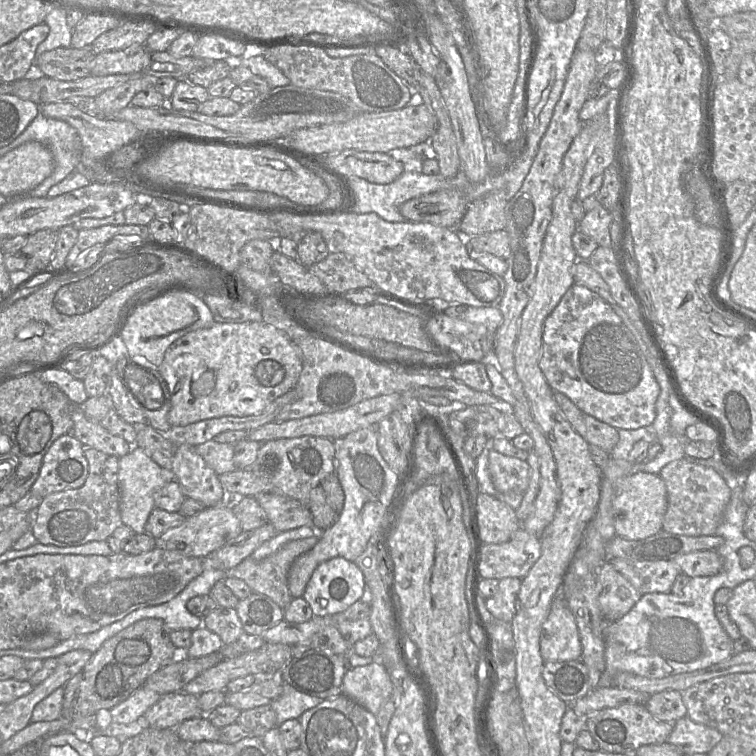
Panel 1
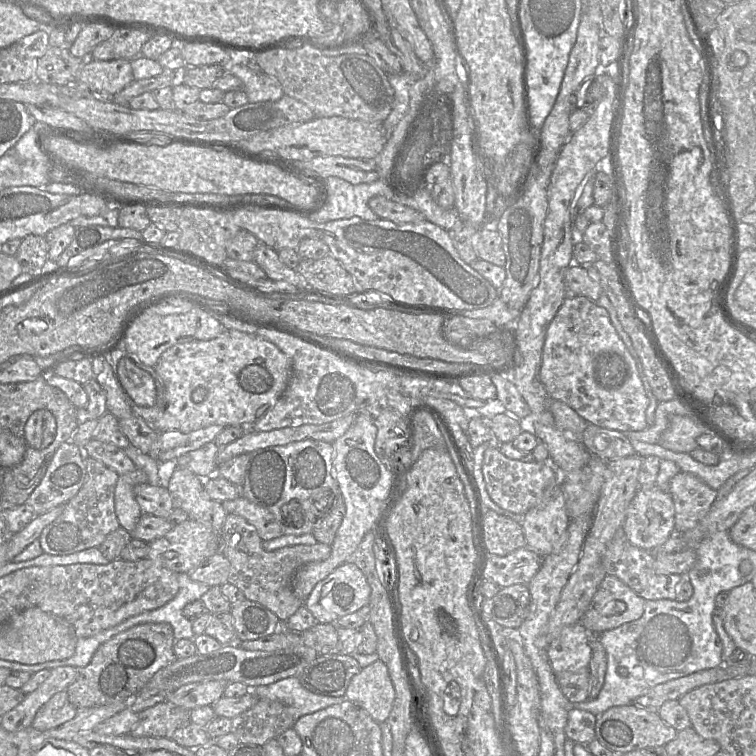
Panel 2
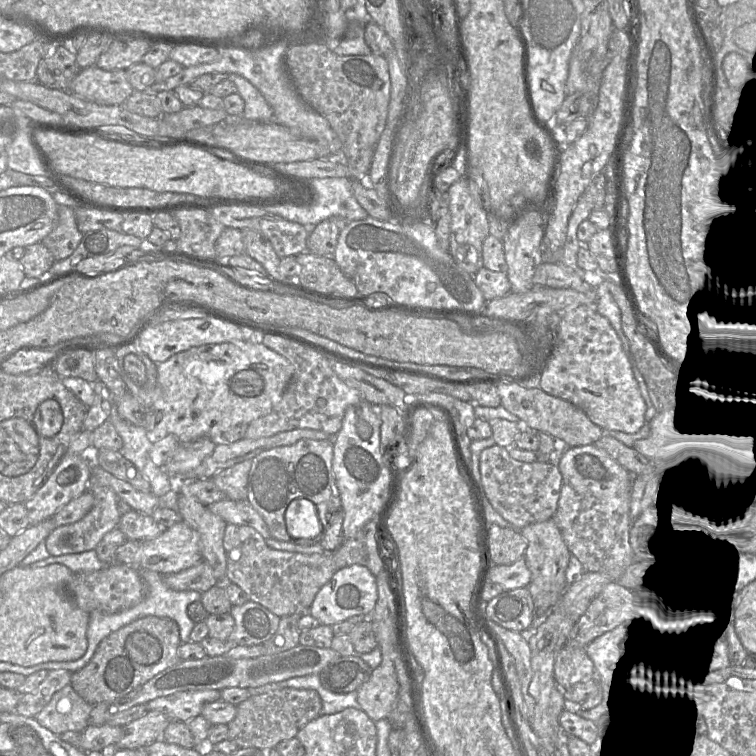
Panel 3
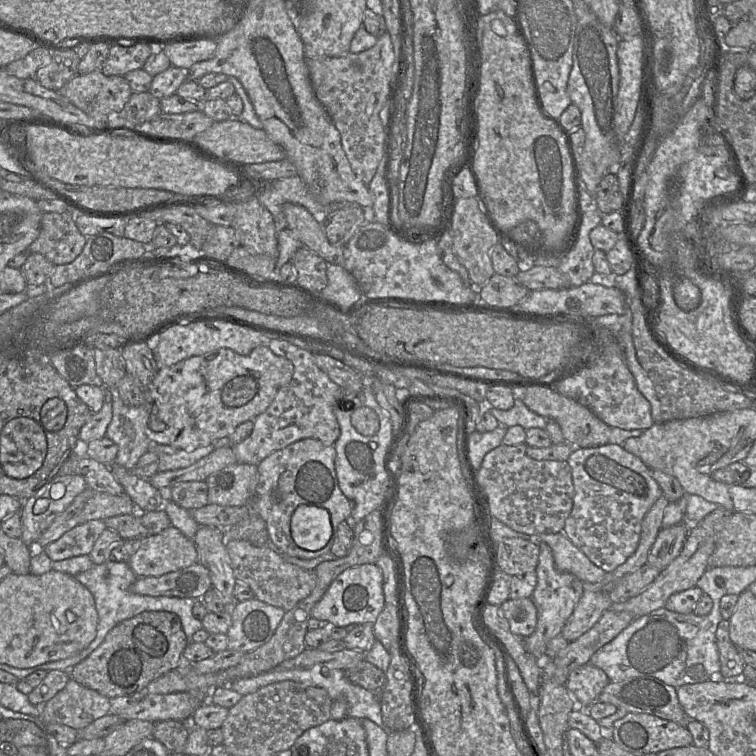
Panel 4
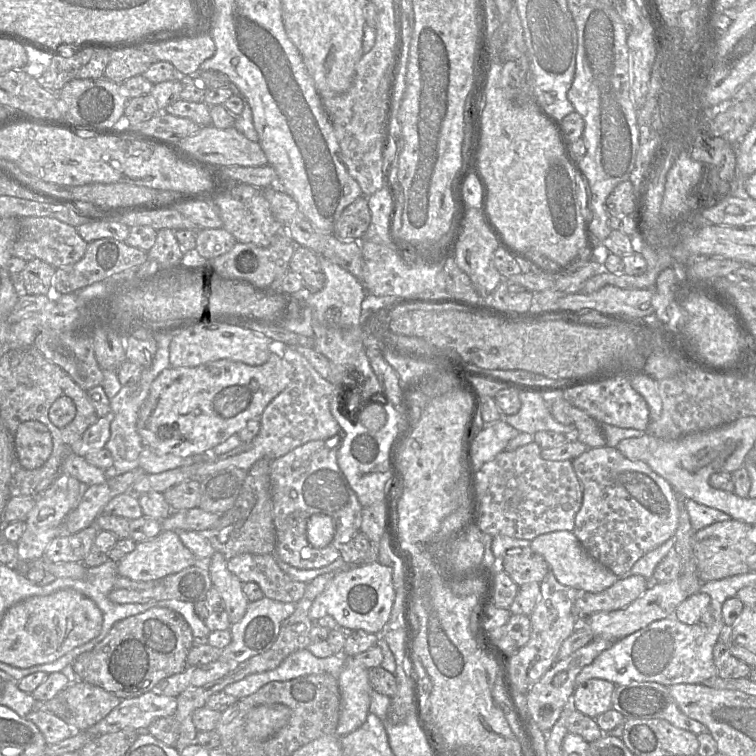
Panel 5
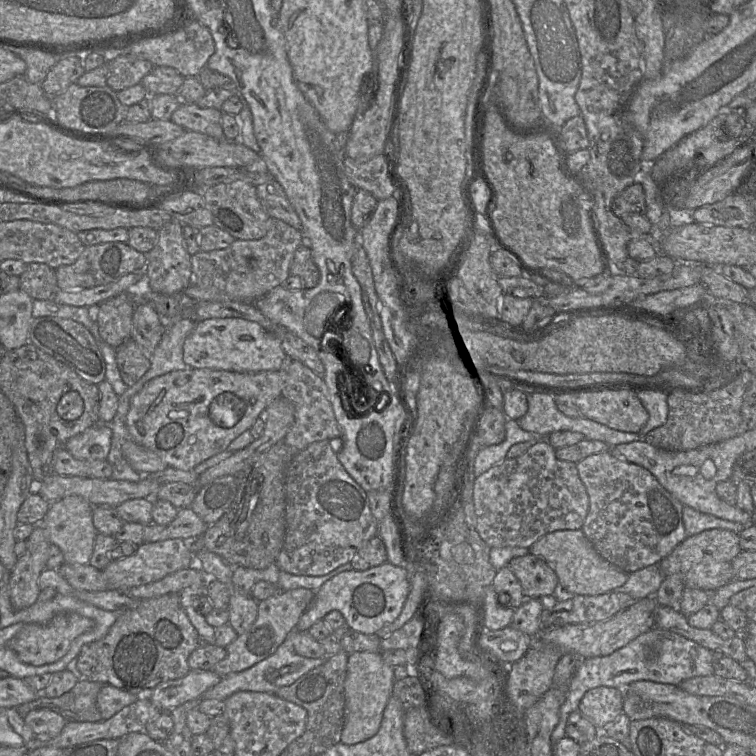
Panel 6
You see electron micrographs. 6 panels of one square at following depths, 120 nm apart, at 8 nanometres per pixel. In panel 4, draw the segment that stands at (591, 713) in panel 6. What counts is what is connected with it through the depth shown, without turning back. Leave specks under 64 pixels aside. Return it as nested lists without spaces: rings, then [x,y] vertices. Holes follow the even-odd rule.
[[[590,664],[575,668],[568,676],[566,687],[579,705],[587,710],[597,702],[602,690],[610,683],[606,673]]]

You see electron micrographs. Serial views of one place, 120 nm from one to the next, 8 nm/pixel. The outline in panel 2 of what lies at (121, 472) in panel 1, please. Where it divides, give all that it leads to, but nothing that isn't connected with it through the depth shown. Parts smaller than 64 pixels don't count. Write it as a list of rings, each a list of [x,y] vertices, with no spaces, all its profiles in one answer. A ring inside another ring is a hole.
[[[136,469],[133,472],[120,475],[114,491],[115,512],[120,527],[132,532],[143,514],[134,495],[134,487],[147,483],[146,474]]]

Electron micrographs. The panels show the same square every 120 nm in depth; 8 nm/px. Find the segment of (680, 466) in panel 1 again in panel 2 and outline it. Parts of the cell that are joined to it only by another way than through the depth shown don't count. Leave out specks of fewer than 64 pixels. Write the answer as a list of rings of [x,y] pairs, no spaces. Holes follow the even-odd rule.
[[[680,471],[670,481],[669,493],[675,508],[675,532],[685,533],[695,528],[708,514],[717,491],[693,474]]]

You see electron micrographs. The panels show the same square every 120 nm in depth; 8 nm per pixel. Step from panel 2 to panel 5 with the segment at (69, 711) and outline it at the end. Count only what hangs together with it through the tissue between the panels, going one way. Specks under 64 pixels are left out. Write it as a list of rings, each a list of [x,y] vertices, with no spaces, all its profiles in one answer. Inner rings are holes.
[[[72,682],[64,689],[64,697],[71,711],[69,725],[75,731],[86,731],[104,719],[121,702],[121,698],[101,687]]]

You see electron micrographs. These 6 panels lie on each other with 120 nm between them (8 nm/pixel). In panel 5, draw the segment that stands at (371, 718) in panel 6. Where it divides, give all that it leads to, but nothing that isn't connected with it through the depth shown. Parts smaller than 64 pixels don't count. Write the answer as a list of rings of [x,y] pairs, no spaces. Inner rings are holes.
[[[352,657],[345,658],[344,669],[338,677],[339,691],[341,695],[341,709],[336,734],[346,736],[361,727],[367,719],[371,701],[371,693],[374,691],[370,682],[368,670],[354,663]]]

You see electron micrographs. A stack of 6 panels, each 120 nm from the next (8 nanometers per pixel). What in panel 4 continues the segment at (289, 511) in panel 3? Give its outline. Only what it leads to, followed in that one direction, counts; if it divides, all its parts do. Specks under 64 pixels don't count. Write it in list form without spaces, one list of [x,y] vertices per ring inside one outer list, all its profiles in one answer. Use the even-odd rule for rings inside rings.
[[[300,505],[295,509],[290,530],[298,545],[311,551],[326,547],[333,535],[329,512],[314,505]]]

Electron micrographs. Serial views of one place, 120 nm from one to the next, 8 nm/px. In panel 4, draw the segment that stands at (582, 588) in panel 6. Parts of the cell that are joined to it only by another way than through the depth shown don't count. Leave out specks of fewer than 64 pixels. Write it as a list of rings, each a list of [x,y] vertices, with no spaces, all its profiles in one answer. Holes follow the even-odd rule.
[[[564,533],[536,534],[530,536],[537,536],[537,543],[544,542],[551,548],[555,566],[560,572],[571,573],[579,578],[583,583],[598,583],[604,578],[606,572],[592,563]]]

